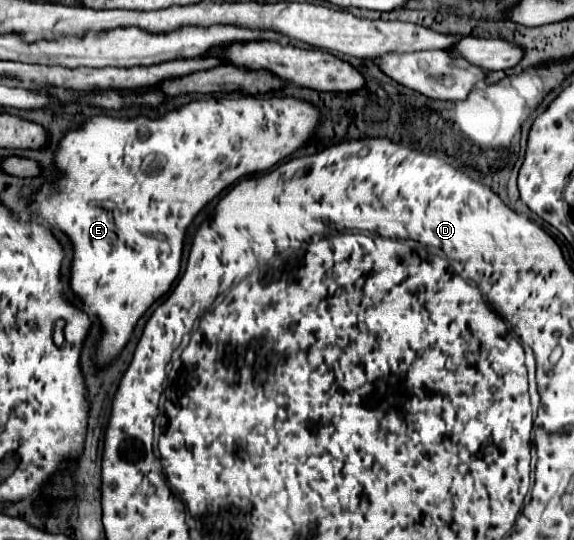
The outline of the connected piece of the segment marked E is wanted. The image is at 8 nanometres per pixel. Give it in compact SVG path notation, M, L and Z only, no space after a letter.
M240 97L240 99L200 99L200 101L192 101L176 111L166 113L164 117L158 119L148 119L144 115L134 117L134 119L114 119L114 117L92 117L88 123L84 123L80 129L68 131L64 135L64 139L60 141L60 147L56 151L56 167L60 171L64 171L64 177L52 185L42 187L36 193L34 199L34 215L40 217L44 223L48 223L54 229L64 231L74 245L74 259L72 259L72 279L70 279L70 287L76 293L76 297L86 305L90 315L98 315L102 325L104 325L104 337L96 347L96 365L104 367L106 363L110 363L112 359L116 359L120 355L120 351L124 349L124 345L128 343L132 329L136 325L136 321L142 317L142 313L162 295L170 289L172 281L178 277L180 271L180 259L182 259L182 241L184 241L184 233L188 229L188 225L192 223L192 219L200 213L200 209L214 199L222 189L226 189L228 185L232 185L234 181L238 181L242 175L248 173L256 173L256 171L266 171L270 169L274 163L278 163L280 159L284 159L286 155L290 155L292 151L300 149L312 135L314 129L318 125L320 119L320 111L300 99L294 97Z

